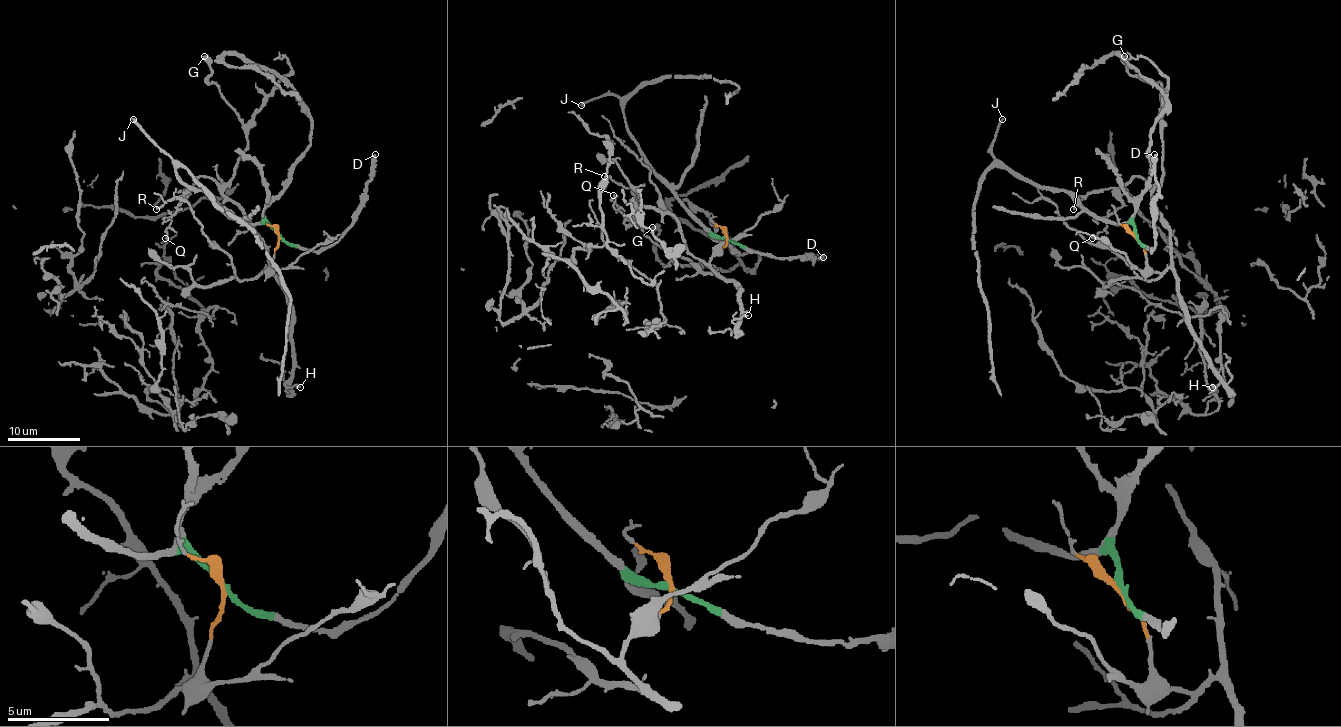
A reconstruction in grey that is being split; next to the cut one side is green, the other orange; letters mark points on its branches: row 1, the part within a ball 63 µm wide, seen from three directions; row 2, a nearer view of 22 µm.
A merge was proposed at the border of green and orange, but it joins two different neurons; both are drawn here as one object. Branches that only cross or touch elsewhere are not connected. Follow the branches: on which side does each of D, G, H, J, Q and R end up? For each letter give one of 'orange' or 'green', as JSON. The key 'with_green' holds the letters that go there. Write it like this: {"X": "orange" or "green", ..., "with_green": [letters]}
{"D": "green", "G": "orange", "H": "orange", "J": "green", "Q": "orange", "R": "orange", "with_green": ["D", "J"]}

